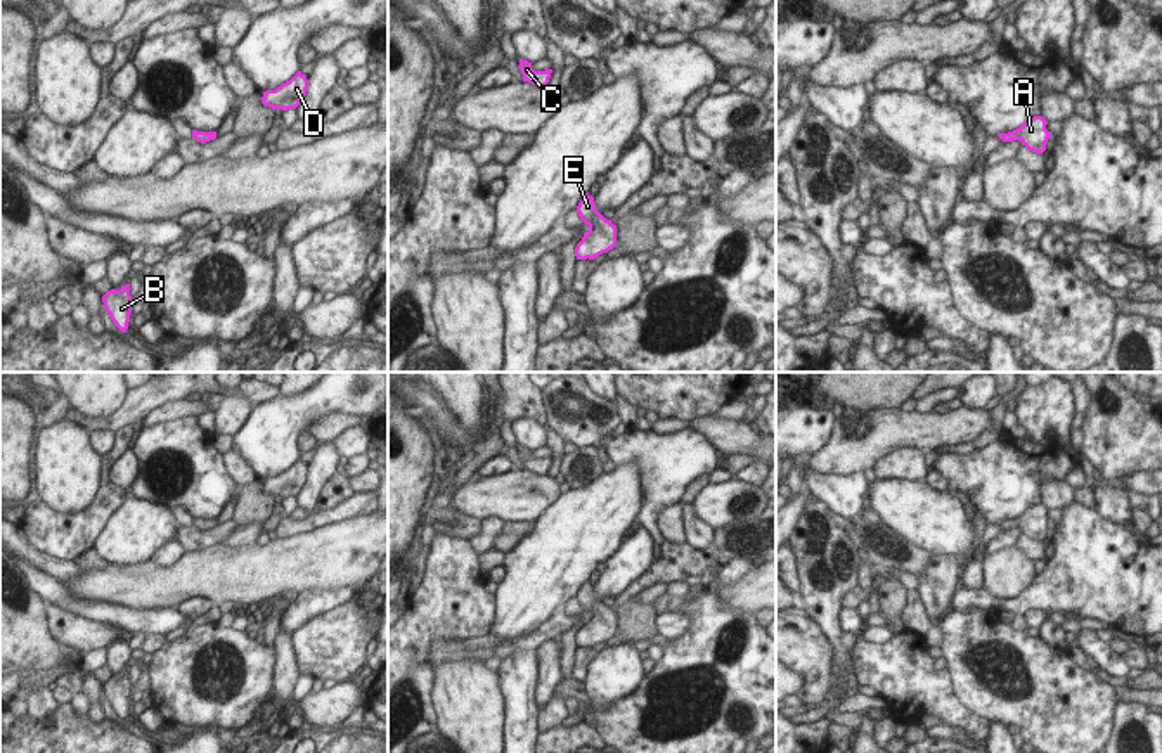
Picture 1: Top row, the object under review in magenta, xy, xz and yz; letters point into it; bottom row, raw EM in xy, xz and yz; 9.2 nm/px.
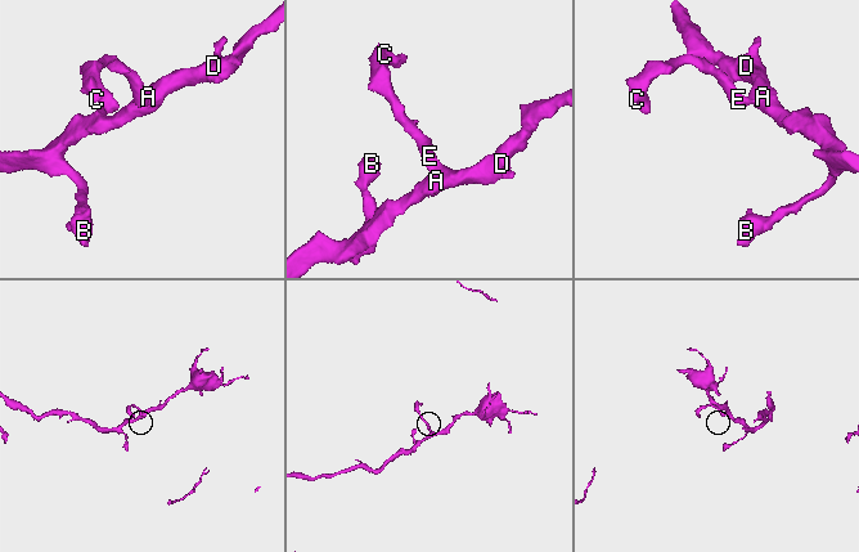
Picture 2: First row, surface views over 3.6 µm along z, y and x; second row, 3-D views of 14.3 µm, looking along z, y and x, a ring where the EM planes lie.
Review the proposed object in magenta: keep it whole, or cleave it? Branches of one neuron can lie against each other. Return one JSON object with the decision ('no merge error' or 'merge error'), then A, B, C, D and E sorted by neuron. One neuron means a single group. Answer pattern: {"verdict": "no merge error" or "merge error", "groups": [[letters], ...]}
{"verdict": "no merge error", "groups": [["A", "B", "C", "D", "E"]]}

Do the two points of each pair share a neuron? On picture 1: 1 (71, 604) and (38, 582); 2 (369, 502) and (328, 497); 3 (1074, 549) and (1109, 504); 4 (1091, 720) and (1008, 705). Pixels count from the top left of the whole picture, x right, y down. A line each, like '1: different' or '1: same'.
1: same
2: different
3: different
4: same

